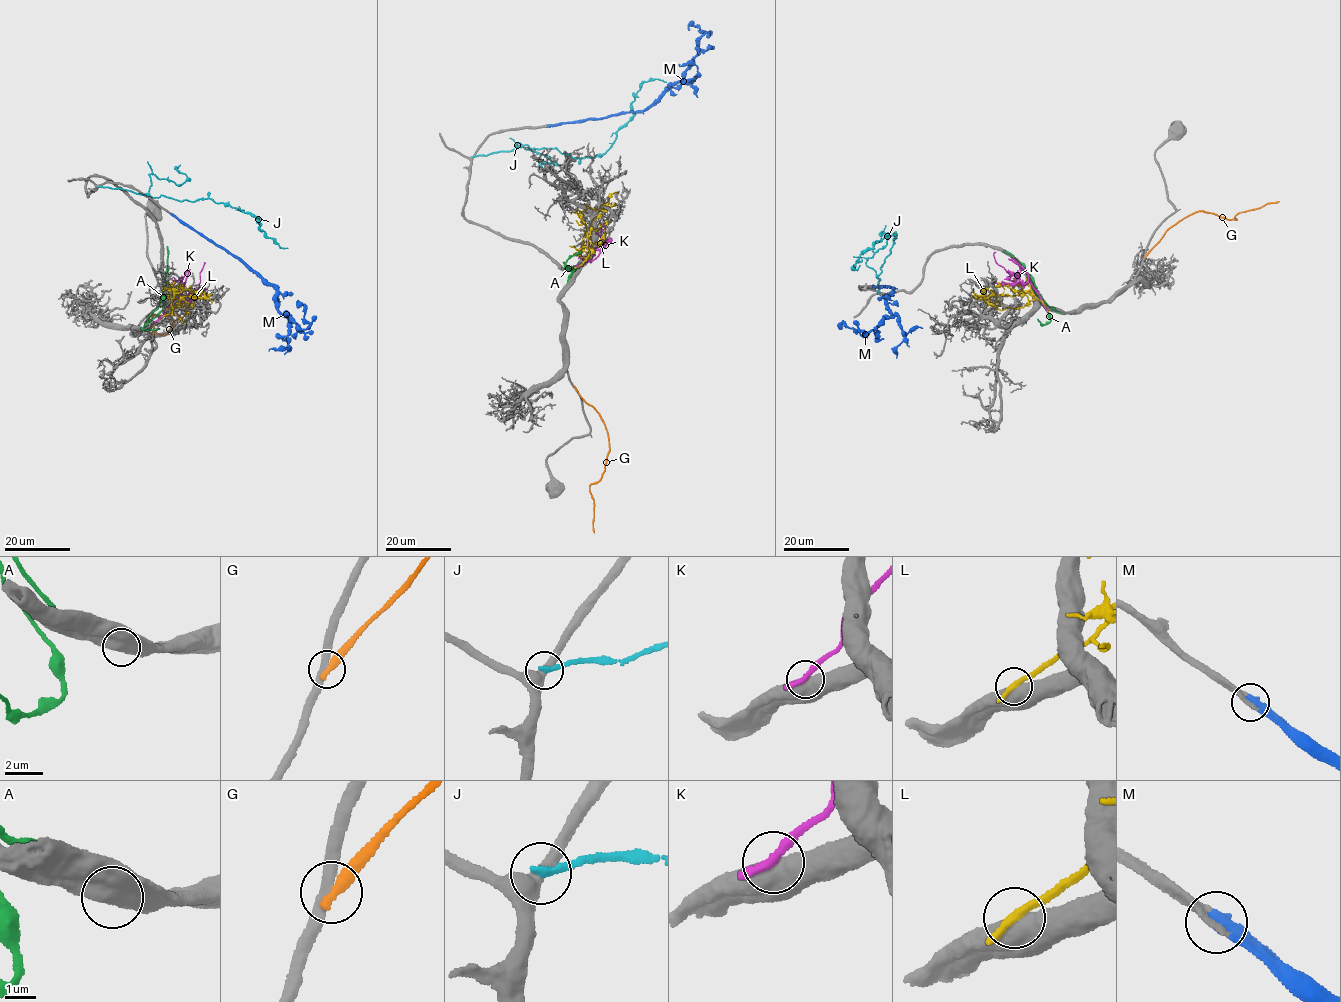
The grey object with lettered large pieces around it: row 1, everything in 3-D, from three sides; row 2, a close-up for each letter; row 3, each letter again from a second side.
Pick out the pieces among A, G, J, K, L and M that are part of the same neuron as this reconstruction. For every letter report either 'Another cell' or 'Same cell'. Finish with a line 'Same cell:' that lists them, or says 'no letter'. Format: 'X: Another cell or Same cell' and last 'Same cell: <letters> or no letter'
A: Another cell
G: Another cell
J: Another cell
K: Another cell
L: Another cell
M: Same cell
Same cell: M

